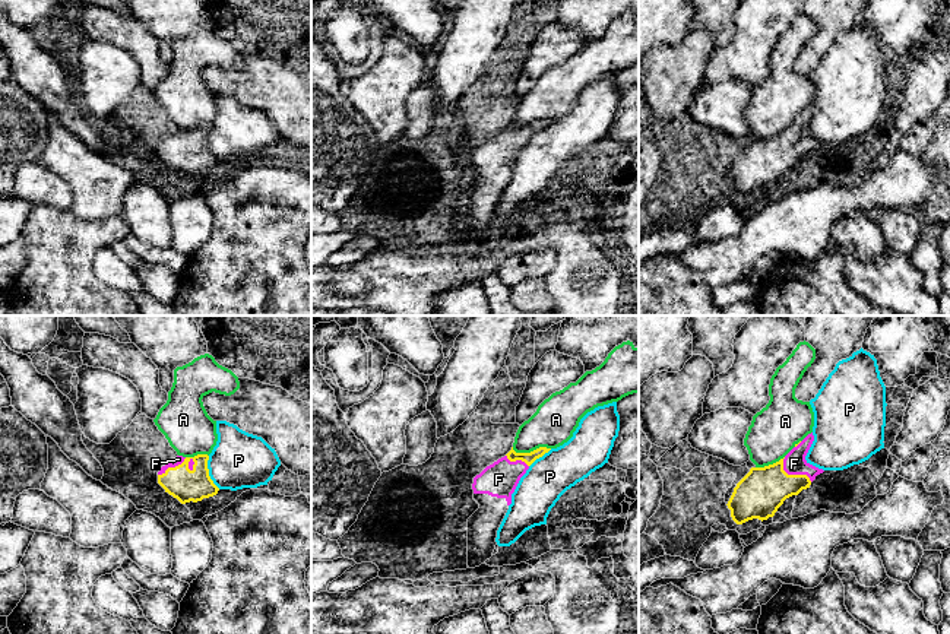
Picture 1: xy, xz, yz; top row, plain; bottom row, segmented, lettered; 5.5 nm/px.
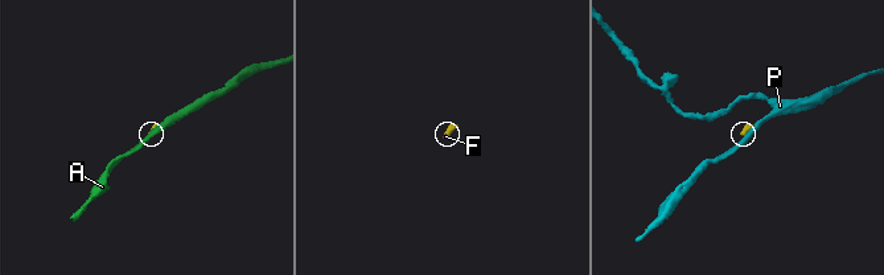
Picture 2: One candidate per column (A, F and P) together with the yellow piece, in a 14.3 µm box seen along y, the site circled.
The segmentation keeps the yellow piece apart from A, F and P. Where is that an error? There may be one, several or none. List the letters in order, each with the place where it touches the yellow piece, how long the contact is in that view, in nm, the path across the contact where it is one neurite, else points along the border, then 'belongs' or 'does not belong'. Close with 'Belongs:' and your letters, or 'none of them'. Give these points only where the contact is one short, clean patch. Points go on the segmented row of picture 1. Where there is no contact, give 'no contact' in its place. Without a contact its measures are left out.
A: contact xz (531, 452); length 220 nm; does not belong
F: contact yz (792, 475); length 200 nm; way yz (762, 491), (792, 475), (794, 463); belongs
P: contact xy (208, 472); length 200 nm; does not belong
Belongs: F

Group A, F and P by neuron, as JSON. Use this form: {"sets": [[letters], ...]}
{"sets": [["A"], ["F"], ["P"]]}

